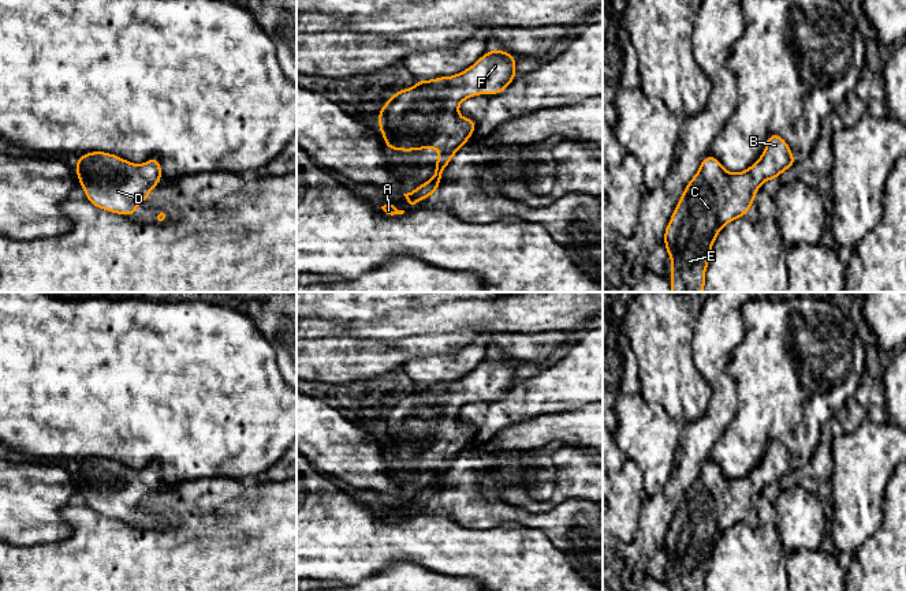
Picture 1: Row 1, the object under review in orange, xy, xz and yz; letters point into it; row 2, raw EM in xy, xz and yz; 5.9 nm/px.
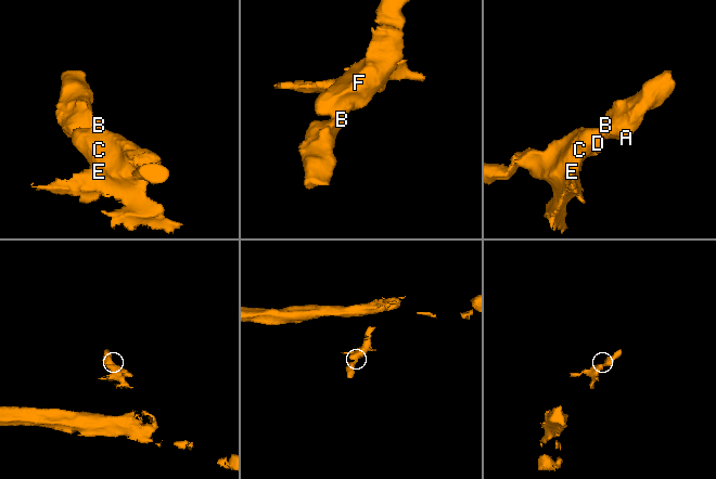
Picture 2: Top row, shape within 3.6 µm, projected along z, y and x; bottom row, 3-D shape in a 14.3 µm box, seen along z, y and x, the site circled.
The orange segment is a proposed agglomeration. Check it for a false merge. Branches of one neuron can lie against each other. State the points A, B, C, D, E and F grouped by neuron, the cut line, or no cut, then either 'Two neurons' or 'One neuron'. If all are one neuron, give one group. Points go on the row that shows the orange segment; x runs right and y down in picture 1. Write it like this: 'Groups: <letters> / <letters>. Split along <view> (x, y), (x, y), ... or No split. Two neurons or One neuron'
Groups: A B C D E F. No split. One neuron

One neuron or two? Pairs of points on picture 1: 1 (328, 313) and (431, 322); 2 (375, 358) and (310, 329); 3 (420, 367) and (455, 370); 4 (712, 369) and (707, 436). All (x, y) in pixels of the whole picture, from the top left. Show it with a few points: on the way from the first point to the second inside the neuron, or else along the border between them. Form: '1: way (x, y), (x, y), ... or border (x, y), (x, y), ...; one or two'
1: border (409, 310), (388, 313), (375, 320), (346, 322); two
2: border (360, 337), (340, 333), (310, 339); two
3: way (428, 369), (447, 369); one
4: way (719, 385), (719, 414), (716, 419); one

